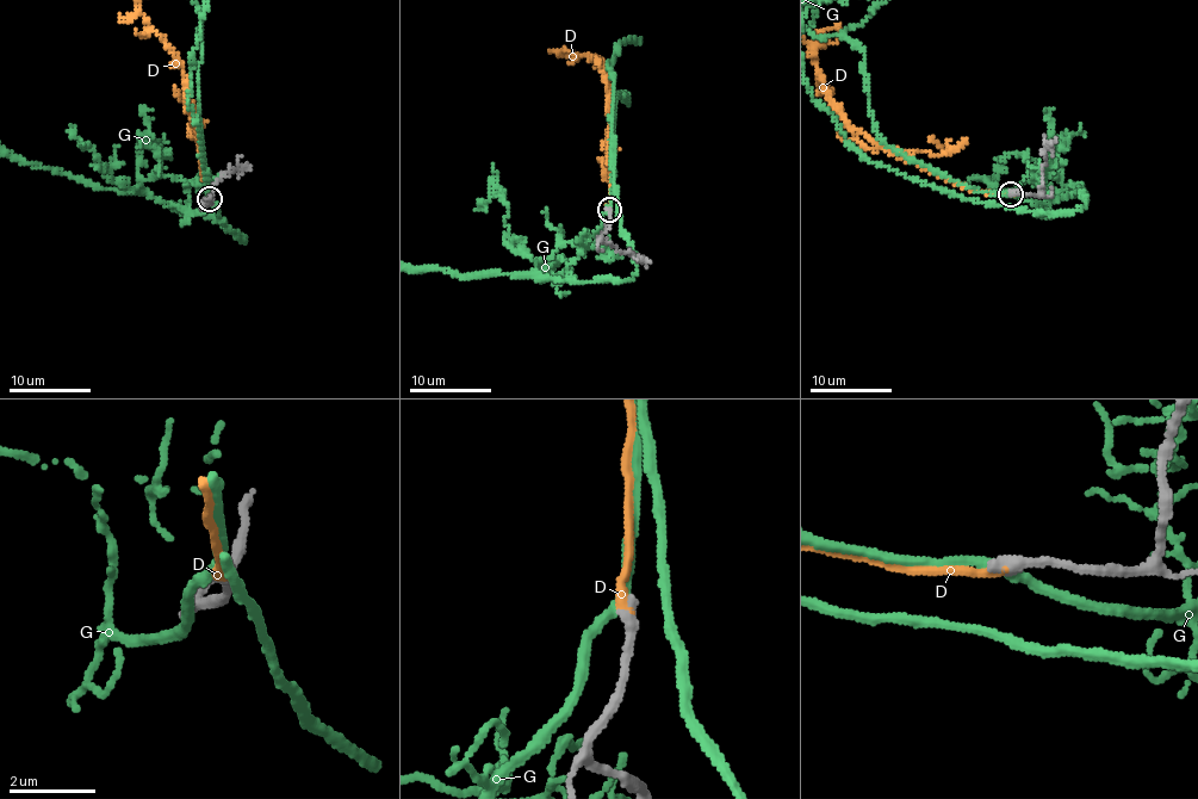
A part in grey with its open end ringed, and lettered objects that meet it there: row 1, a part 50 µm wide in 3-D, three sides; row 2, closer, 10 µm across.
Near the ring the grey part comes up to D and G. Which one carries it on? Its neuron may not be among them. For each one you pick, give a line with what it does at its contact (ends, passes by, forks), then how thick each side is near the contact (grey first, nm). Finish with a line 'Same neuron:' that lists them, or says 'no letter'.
D: it ends | 360/200 nm
Same neuron: D

